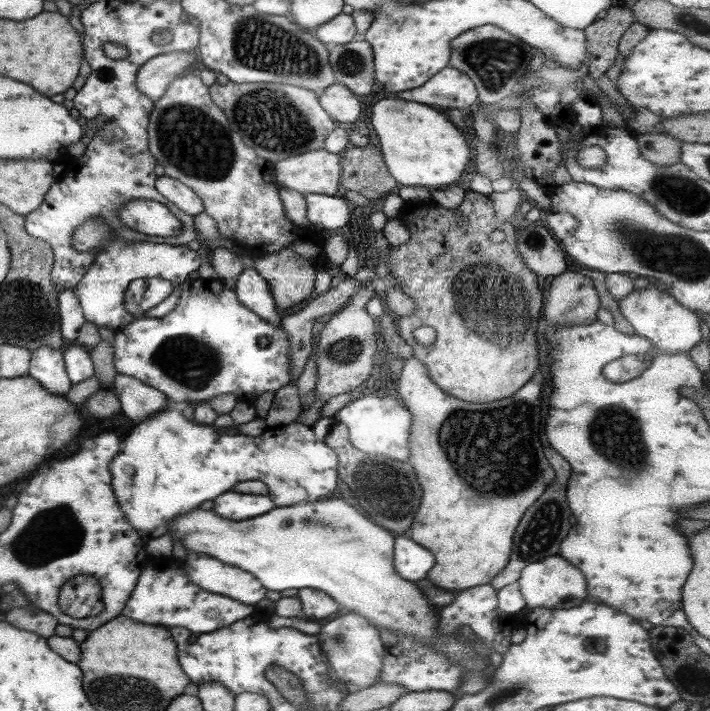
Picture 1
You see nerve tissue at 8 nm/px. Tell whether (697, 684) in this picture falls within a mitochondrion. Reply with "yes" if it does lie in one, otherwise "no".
no

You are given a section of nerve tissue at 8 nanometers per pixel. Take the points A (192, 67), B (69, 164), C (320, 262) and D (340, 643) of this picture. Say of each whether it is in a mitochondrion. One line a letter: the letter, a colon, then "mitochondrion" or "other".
A: other
B: other
C: other
D: mitochondrion

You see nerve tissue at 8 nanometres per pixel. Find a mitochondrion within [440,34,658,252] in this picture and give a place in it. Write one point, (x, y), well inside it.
(496, 61)

